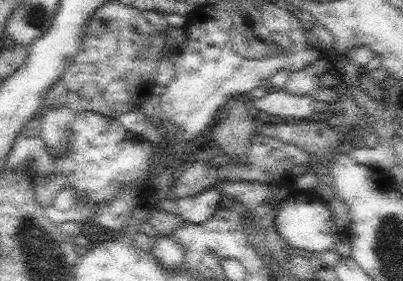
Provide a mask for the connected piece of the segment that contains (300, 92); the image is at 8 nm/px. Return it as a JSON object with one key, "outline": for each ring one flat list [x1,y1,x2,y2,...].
{"outline":[[324,56,317,62,304,67,303,70,289,74,289,80,284,90,293,96,308,96,322,102,324,105,339,101,339,98,332,91,325,90,319,81,325,73,330,71,330,62]]}

